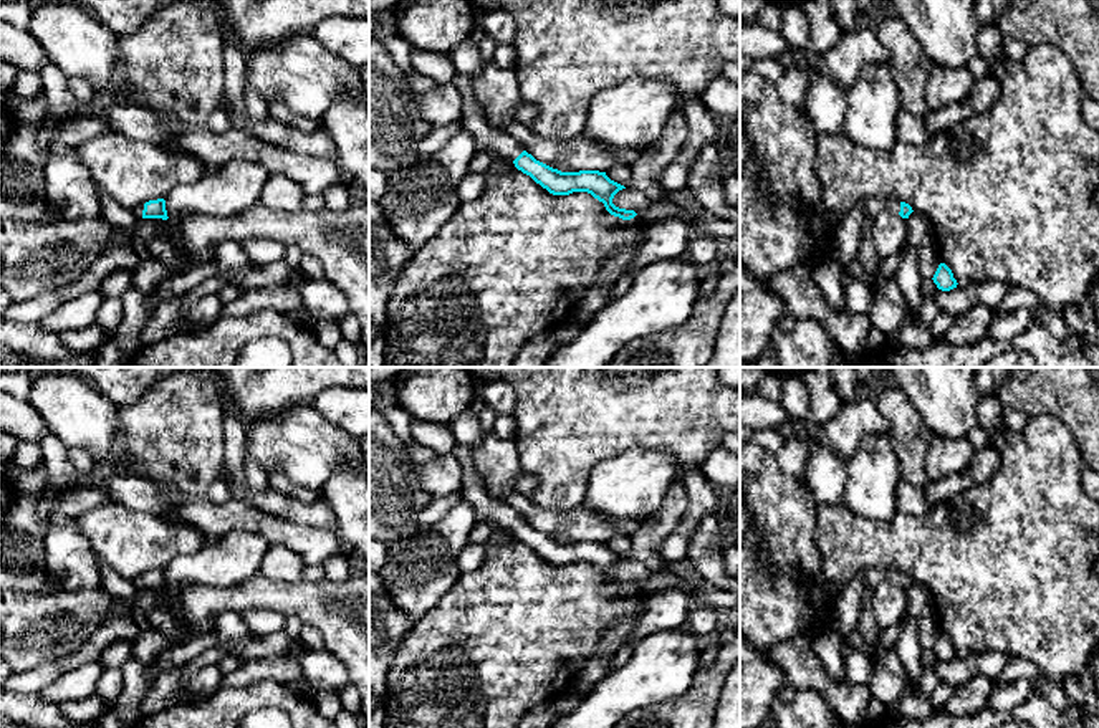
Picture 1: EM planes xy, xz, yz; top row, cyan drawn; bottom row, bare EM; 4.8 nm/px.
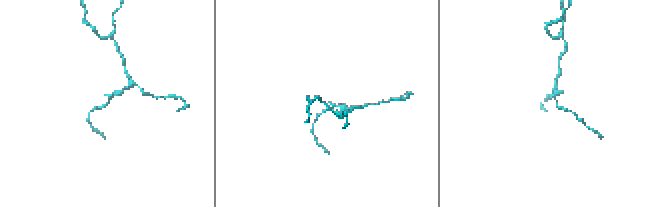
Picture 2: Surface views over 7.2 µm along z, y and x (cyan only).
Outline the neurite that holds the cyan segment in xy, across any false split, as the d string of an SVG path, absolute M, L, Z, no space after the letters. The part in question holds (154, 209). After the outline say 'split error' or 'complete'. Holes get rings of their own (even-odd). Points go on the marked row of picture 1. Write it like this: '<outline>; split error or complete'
M149 200L136 208L132 208L132 213L137 220L141 218L162 218L167 220L167 210L166 210L166 200Z; split error

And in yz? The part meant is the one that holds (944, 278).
M945 263L938 265L932 280L937 285L937 288L942 291L950 291L950 290L957 288L957 285L958 285L957 280L953 278L952 270Z; complete

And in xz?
M454 71L450 81L458 88L462 94L462 126L472 134L478 151L497 151L508 162L513 162L518 170L530 175L536 184L540 184L553 195L588 192L602 202L606 210L614 217L631 220L637 215L634 210L619 208L612 204L614 195L626 187L611 180L606 172L561 172L536 160L521 147L515 137L487 122L478 104L475 103L472 81L467 74Z; split error

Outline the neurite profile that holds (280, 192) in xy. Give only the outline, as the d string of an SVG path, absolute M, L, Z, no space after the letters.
M270 174L258 202L271 210L300 212L303 210L305 197L300 184L286 175Z

